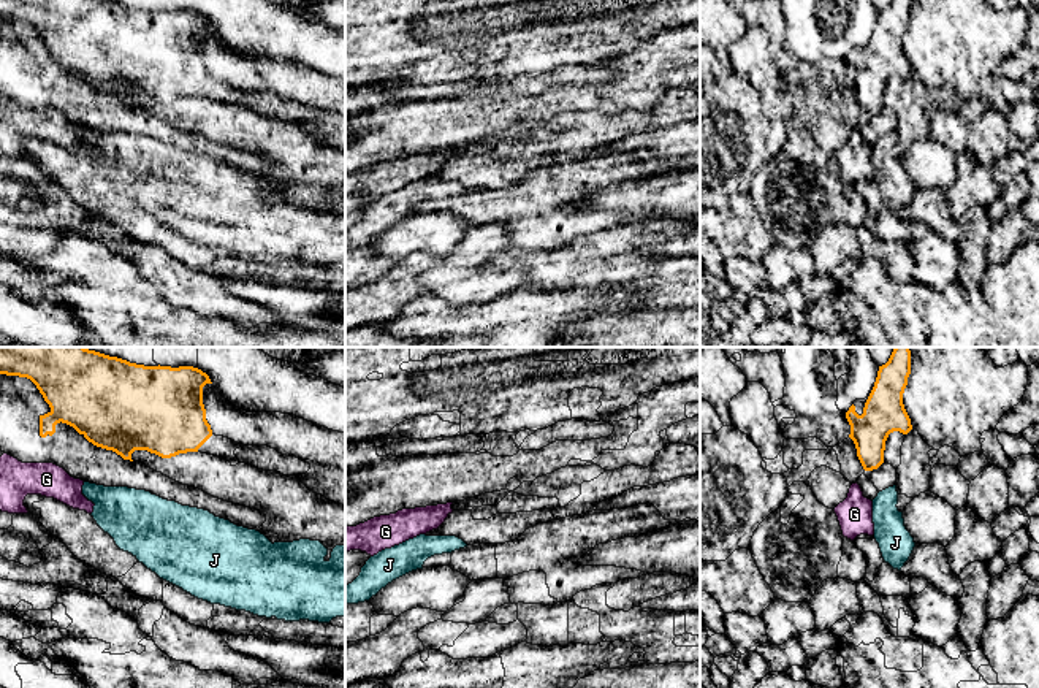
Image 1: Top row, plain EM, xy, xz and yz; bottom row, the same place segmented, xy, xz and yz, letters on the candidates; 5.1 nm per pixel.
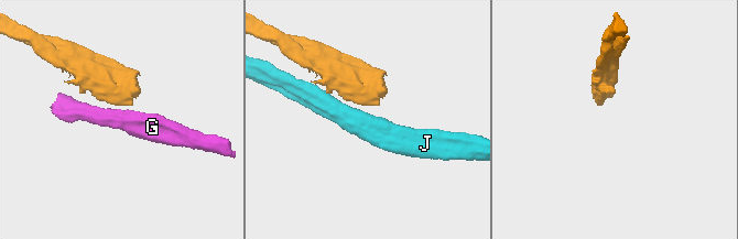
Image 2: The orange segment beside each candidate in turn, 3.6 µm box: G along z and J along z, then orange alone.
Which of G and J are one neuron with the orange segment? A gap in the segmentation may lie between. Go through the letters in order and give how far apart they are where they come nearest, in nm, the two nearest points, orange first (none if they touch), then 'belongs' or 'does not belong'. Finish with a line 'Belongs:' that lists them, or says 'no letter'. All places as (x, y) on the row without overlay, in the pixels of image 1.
G: gap 80 nm; span yz (865, 114), (856, 127); does not belong
J: gap 110 nm; span yz (876, 113), (886, 133); does not belong
Belongs: no letter

